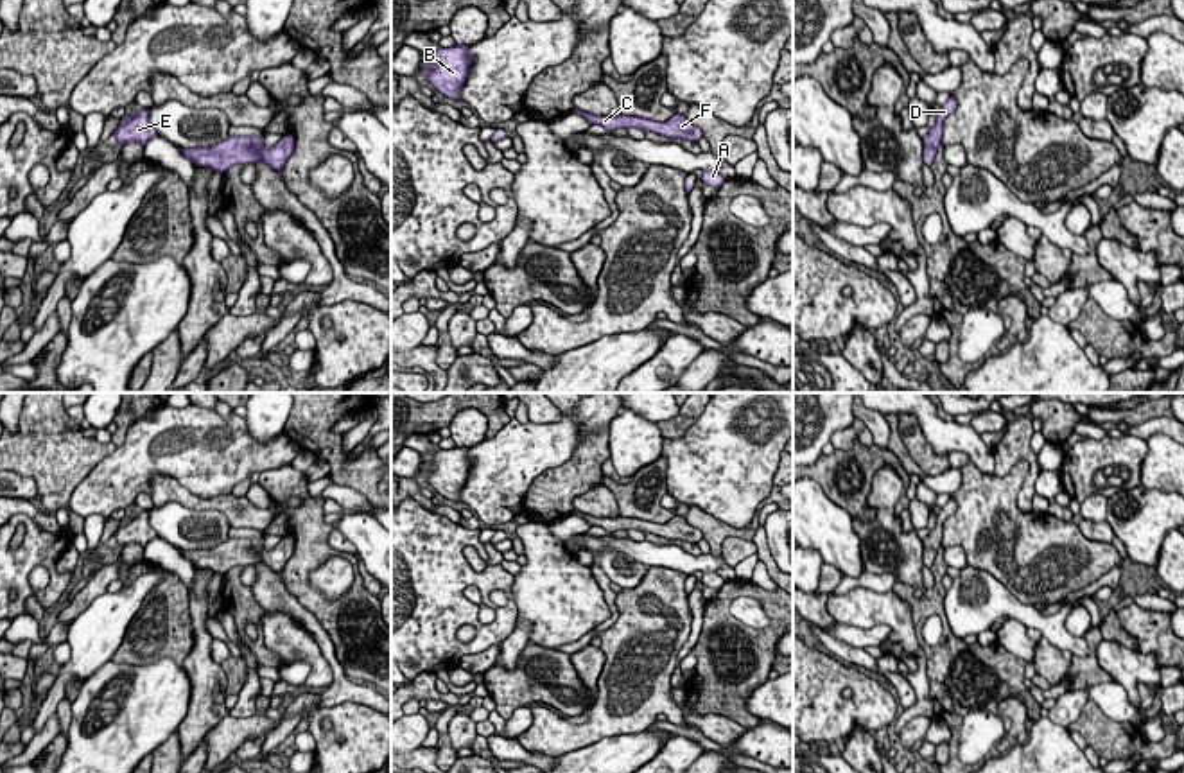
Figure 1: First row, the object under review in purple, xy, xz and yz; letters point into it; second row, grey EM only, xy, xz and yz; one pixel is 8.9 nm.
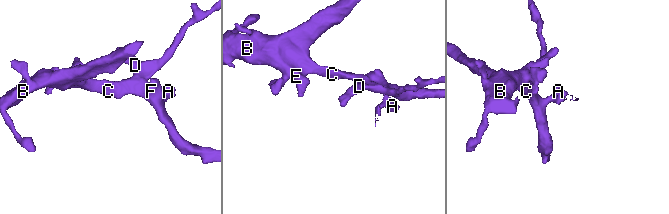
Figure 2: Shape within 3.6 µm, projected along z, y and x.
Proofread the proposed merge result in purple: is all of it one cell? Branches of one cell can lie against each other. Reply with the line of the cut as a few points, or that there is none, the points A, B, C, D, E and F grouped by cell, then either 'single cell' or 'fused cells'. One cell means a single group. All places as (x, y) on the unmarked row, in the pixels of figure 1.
no cut | A B C D E F | single cell

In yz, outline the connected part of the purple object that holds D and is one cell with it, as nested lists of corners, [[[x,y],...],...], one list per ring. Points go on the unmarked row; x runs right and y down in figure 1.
[[[949,497],[947,504],[940,508],[936,525],[922,540],[924,543],[924,565],[931,567],[938,549],[942,547],[944,522],[956,511],[956,502]]]

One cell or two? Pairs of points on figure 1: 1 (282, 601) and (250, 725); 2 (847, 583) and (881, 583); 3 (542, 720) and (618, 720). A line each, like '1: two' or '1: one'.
1: two
2: one
3: one

